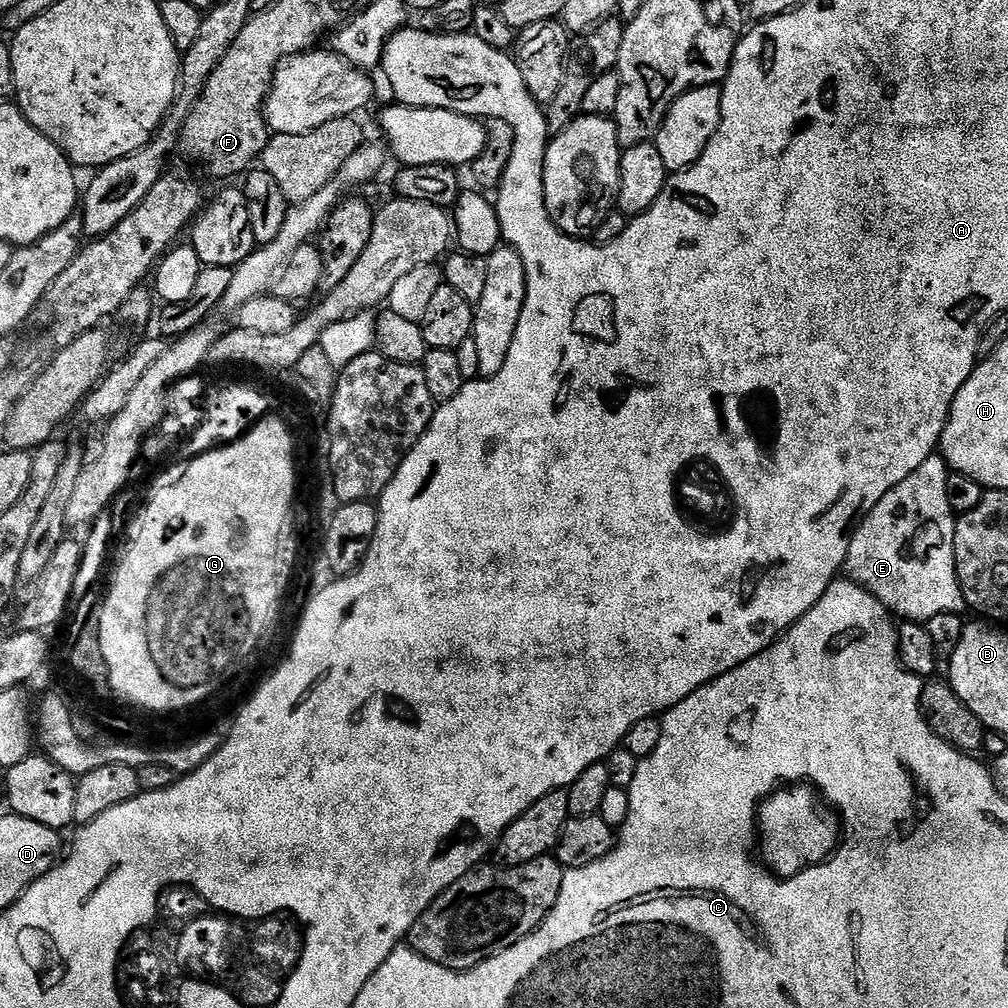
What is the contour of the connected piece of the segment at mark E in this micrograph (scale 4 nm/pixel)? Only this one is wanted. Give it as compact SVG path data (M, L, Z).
M934 454L910 474L870 514L852 533L850 550L844 563L847 579L865 588L878 602L885 604L893 617L904 622L926 622L937 614L963 613L966 605L960 589L960 579L956 573L954 558L954 530L957 517L950 510L950 501L946 499L946 482L950 469L943 455Z

